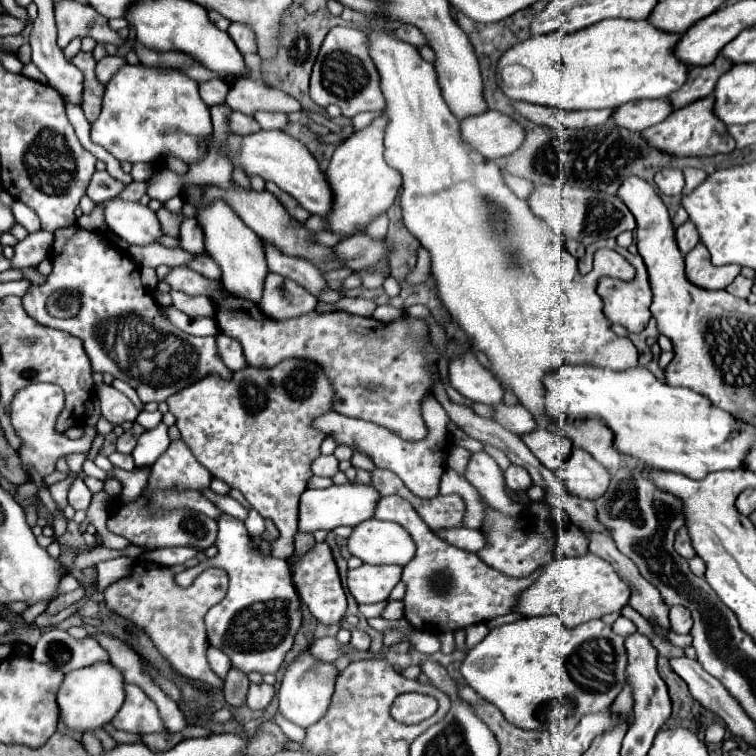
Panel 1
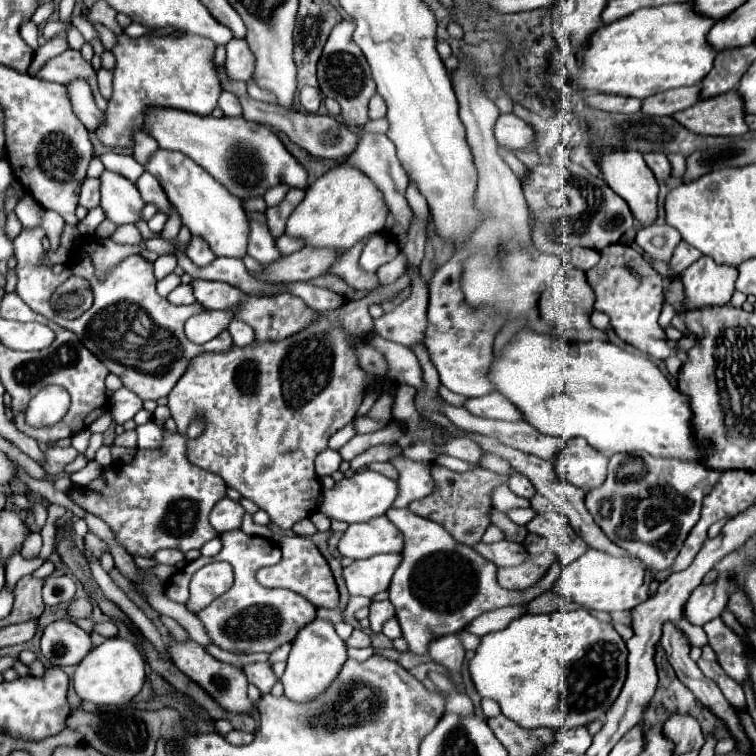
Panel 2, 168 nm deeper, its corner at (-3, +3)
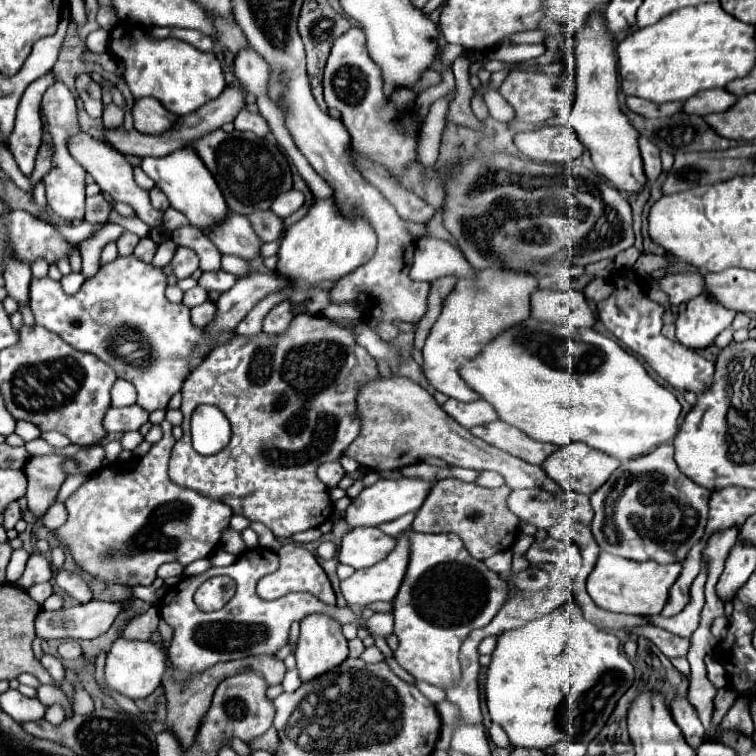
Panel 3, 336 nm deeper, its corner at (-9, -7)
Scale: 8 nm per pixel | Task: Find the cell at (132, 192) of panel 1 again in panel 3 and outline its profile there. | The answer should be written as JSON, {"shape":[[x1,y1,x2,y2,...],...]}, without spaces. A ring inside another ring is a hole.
{"shape":[[187,146,161,158,143,158,141,168,167,196,171,208,183,212,193,226,207,228,227,216,227,204,223,202,223,194,219,194,219,186,215,186,215,180,211,178,207,166,203,166,203,162,199,162,199,158,195,158,195,152,187,150]]}

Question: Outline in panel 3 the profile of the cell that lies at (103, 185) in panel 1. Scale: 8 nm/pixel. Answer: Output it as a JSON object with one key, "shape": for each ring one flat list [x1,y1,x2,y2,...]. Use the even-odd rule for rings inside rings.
{"shape":[[91,196,87,198,87,214,85,214,85,220,87,222,107,222,107,216,109,216,109,210,111,210,111,204,101,196]]}

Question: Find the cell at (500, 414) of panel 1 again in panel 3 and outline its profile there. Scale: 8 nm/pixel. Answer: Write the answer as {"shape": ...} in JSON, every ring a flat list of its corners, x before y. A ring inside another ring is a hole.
{"shape":[[447,400,443,404,443,410,453,416,461,426,465,428,473,428,477,424,487,424,487,422,493,422,497,420,497,412,495,408,489,404,489,402,483,402,483,400,475,400,475,402,459,402,459,400]]}

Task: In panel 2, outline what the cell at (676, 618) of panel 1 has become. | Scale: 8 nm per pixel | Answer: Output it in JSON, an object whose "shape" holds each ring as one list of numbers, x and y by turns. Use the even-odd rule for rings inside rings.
{"shape":[[721,574,717,582,709,586,697,586,689,596,689,604,685,604,685,620,695,626,703,626,715,616,719,616,727,606,727,592,729,592,729,576]]}

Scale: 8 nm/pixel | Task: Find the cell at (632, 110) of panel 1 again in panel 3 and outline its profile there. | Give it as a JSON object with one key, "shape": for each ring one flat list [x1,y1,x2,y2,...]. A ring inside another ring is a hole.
{"shape":[[719,88,719,90,703,90,703,94,695,94,695,98,689,98,685,102,685,112,695,114,695,116,705,116,705,114,715,114,729,110,737,102,737,96,731,96,729,90]]}

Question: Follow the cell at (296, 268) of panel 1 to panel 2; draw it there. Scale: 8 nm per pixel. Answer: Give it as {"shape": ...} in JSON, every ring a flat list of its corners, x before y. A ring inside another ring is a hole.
{"shape":[[251,222,251,234,249,234,249,256,253,256,257,262,269,266,275,264,275,260,281,260,283,254,277,248,275,238,271,236,267,224]]}

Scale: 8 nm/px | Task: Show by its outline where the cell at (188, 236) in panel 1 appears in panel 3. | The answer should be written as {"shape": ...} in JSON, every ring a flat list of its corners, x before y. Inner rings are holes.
{"shape":[[203,272,203,276,199,278,199,286,205,290,205,292,227,292,231,290,231,286,237,282,237,276,229,274,229,272]]}

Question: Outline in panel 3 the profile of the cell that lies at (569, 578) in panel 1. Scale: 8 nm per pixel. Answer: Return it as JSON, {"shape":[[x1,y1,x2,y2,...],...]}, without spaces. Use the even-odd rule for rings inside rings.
{"shape":[[601,552,591,576,587,578,587,592,599,608,623,614,653,616,659,614,669,598,671,584,679,578,681,564,659,564,653,560,635,562]]}

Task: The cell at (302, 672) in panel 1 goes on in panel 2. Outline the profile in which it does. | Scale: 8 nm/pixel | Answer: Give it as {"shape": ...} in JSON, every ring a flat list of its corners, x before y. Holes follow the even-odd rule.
{"shape":[[313,620,307,626,303,626,293,642,293,648,287,658,287,668,285,674,281,676,281,684,285,688,285,696,289,700,297,702,309,702,321,696,333,684,337,678,337,672,341,672,341,664,345,664,347,652,345,652,345,642,337,636,335,628,327,620]]}

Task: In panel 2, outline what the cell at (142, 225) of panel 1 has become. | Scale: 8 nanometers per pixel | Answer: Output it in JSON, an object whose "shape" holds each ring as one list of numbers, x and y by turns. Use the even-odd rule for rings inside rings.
{"shape":[[109,170,101,174,101,208,113,224,137,224,143,206,145,202,135,184]]}

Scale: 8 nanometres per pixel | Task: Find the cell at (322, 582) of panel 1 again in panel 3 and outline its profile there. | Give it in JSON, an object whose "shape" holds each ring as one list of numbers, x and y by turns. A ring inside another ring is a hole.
{"shape":[[285,544,279,552,279,558,281,558,281,566,275,574,269,574,265,576,259,584,257,584,257,594,265,600,275,600,283,594,289,594,289,592,309,592,313,596,317,596,321,602,325,604,331,604,335,606,335,592,331,588,331,582,327,578,327,574,323,572,323,568,317,564,317,558,301,548,301,546,295,546,295,544]]}

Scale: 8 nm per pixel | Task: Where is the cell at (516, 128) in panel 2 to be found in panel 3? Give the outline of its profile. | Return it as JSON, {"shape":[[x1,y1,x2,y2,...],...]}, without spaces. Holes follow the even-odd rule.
{"shape":[[571,124,543,126,531,132,519,132,515,136,515,144,527,158,547,164,575,162,585,152,585,146,571,130]]}

